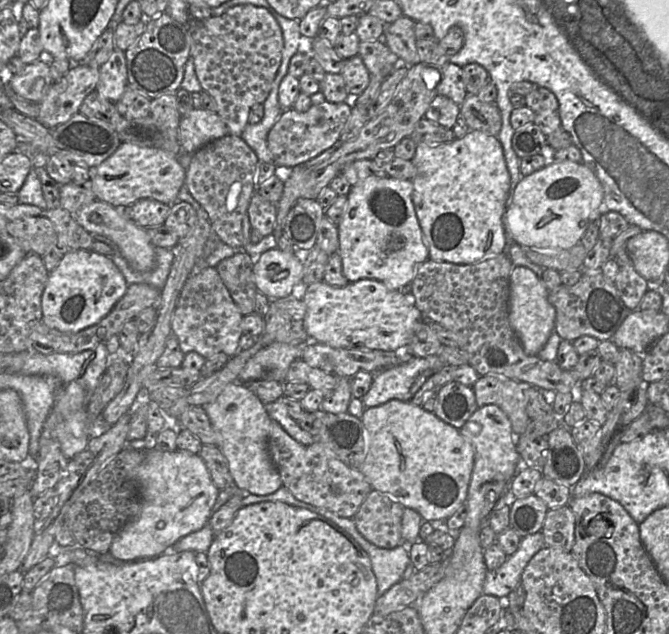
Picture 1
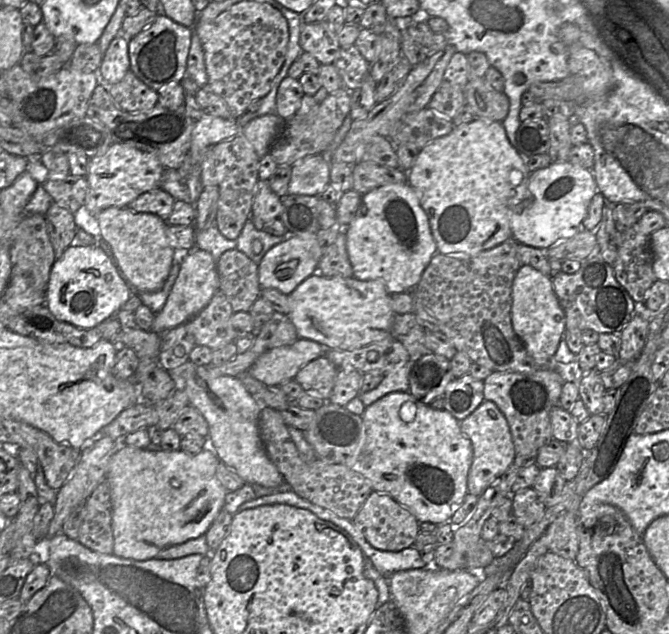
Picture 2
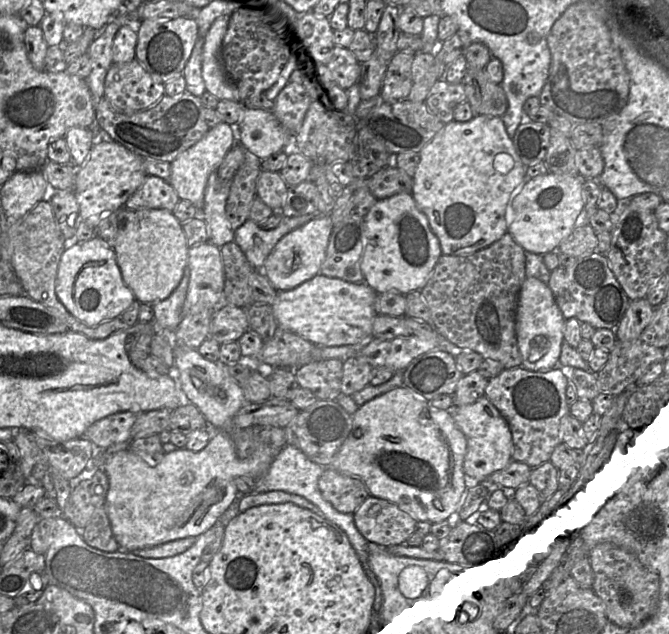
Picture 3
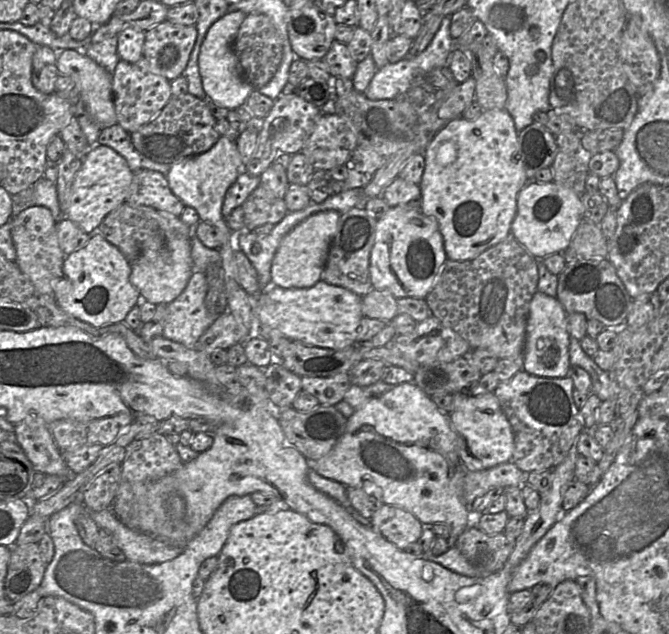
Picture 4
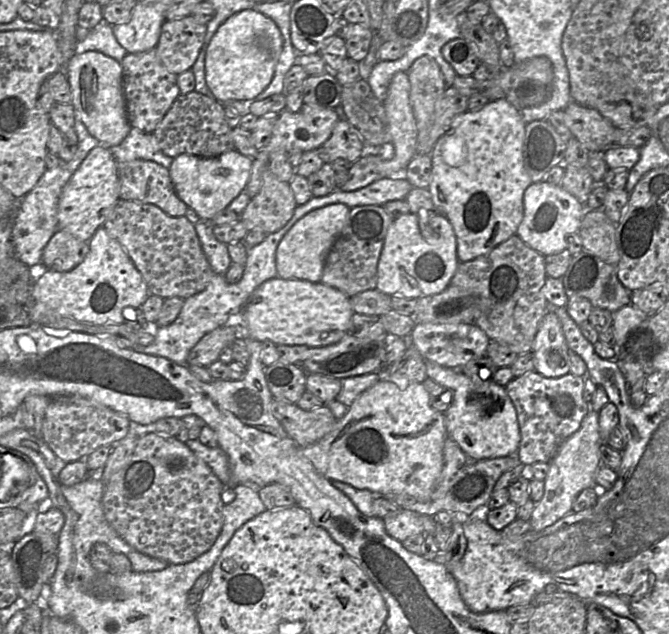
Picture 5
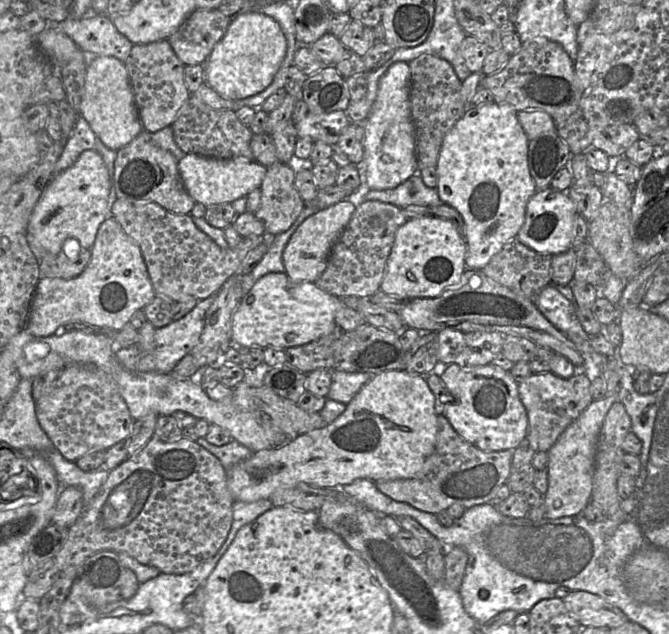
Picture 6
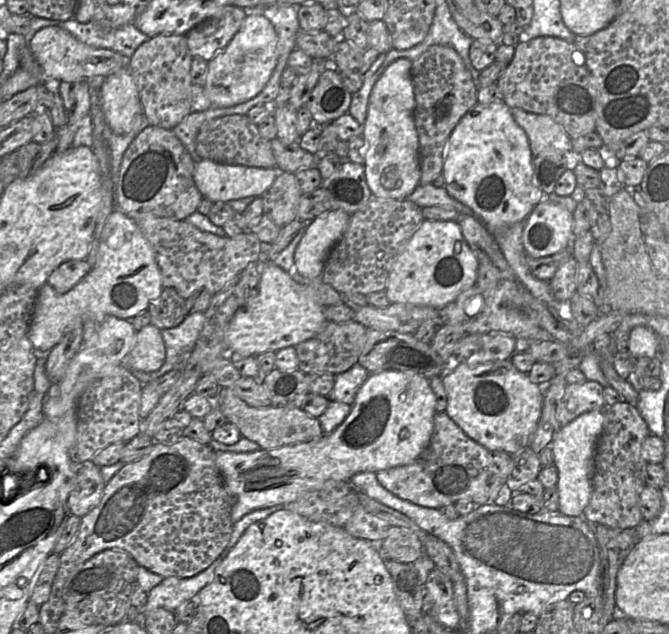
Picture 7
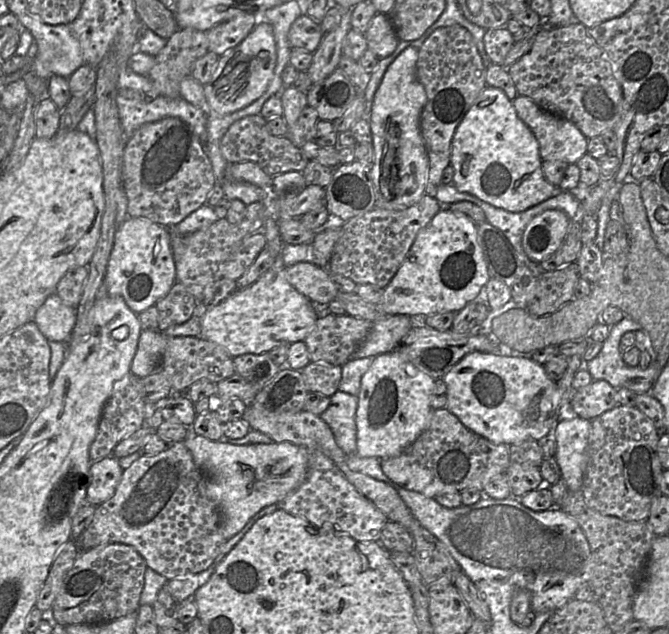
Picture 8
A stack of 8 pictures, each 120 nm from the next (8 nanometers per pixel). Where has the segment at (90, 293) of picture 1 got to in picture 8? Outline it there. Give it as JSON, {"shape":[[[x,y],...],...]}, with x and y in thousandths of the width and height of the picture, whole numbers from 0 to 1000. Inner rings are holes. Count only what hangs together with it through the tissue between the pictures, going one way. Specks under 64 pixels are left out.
{"shape":[[[191,342],[173,363],[155,451],[160,465],[178,467],[203,495],[247,468],[263,446],[263,421],[256,369],[248,360],[218,344]],[[79,462],[55,487],[49,508],[73,539],[99,541],[114,511],[114,491]]]}

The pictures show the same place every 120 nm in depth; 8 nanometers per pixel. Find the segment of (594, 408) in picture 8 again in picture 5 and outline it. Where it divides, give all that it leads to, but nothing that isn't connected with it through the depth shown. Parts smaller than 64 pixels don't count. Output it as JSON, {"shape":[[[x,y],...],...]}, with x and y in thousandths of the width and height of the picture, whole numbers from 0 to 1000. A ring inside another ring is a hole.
{"shape":[[[801,585],[788,587],[764,599],[756,618],[767,634],[776,667],[779,694],[771,721],[785,735],[800,730],[821,730],[837,703],[868,672],[880,648],[880,637],[871,629],[874,599],[879,591],[846,590],[833,596],[815,595]]]}

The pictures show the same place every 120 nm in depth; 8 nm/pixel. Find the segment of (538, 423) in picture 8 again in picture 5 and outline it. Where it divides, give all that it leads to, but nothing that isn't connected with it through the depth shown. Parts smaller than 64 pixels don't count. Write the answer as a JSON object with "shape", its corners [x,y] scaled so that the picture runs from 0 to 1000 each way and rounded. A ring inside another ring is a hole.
{"shape":[[[637,569],[637,590],[638,596],[649,599],[674,618],[674,637],[664,651],[668,685],[698,718],[709,724],[719,726],[771,716],[779,694],[776,667],[770,640],[753,609],[749,609],[735,599],[707,603],[686,582],[661,579],[643,569]]]}

